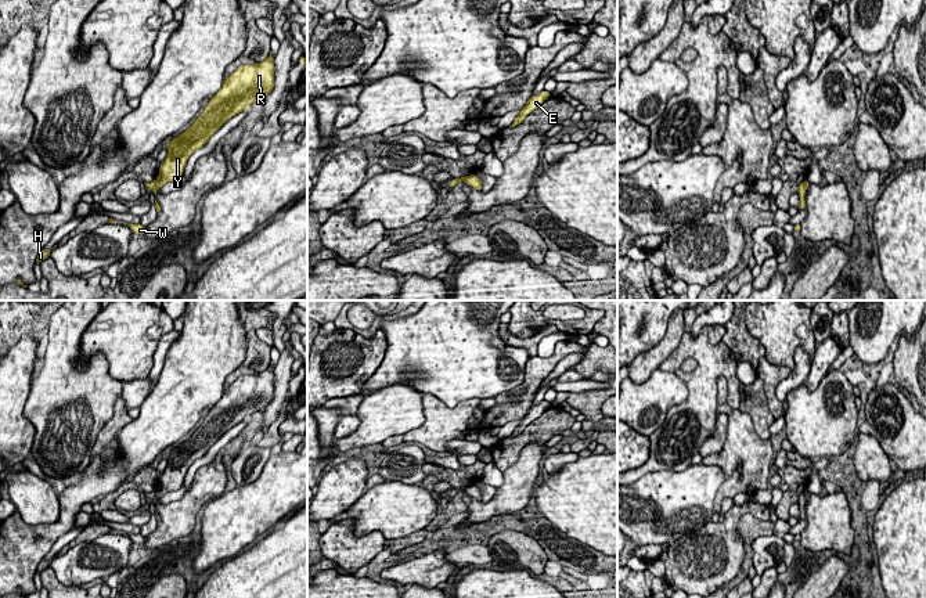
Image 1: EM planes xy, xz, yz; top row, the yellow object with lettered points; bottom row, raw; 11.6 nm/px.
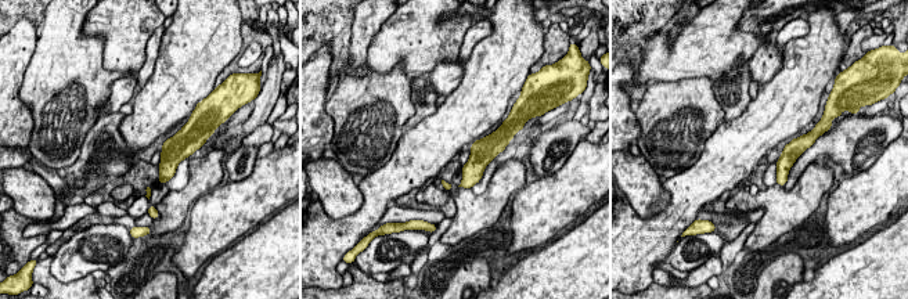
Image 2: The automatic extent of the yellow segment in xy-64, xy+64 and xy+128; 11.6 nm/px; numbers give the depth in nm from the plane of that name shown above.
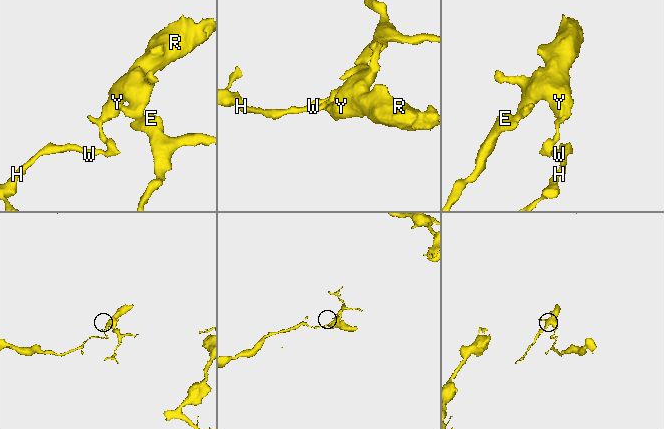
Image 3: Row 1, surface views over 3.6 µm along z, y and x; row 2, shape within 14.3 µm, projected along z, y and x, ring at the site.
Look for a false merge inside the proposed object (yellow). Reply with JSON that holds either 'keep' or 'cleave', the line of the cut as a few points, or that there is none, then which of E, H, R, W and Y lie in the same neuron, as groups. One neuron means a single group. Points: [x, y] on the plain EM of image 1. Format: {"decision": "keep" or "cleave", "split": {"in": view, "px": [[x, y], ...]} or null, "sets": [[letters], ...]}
{"decision": "cleave", "split": {"in": "xy", "px": [[154, 492], [158, 499]]}, "sets": [["E", "R", "Y"], ["H", "W"]]}

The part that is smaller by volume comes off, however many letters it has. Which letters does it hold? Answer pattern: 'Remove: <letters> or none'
Remove: E, R, Y

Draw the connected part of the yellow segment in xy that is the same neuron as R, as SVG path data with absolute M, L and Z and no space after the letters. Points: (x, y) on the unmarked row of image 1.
M270 365L260 374L246 374L238 377L227 389L221 399L213 404L203 422L192 432L191 437L179 447L172 448L166 455L167 465L161 473L159 486L155 490L158 498L169 491L176 491L183 486L188 468L202 458L209 448L233 426L248 419L253 413L266 408L274 397L274 368Z

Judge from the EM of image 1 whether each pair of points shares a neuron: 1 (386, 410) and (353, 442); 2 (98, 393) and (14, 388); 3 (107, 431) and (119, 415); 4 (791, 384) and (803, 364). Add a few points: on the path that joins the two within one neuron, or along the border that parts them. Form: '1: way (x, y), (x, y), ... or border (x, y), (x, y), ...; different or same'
1: way (378, 418), (361, 435); same
2: border (32, 381), (24, 407), (24, 417), (28, 421); different
3: way (111, 427), (118, 420); same
4: way (795, 379), (802, 368); same

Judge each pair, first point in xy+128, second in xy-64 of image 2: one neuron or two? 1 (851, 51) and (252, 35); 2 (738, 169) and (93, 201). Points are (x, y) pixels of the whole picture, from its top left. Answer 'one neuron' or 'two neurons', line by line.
1: one neuron
2: two neurons

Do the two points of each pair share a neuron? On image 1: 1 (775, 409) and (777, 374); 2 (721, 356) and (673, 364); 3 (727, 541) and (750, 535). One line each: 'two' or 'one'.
1: one
2: one
3: two

